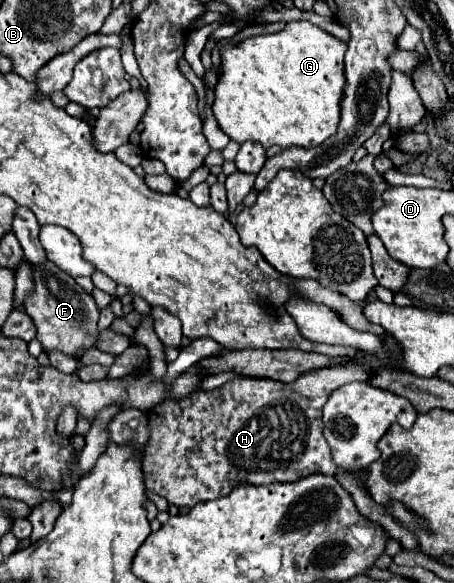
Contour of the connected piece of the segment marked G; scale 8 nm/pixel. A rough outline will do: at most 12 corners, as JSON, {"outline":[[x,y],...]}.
{"outline":[[291,21],[221,49],[237,143],[335,135],[347,43]]}

